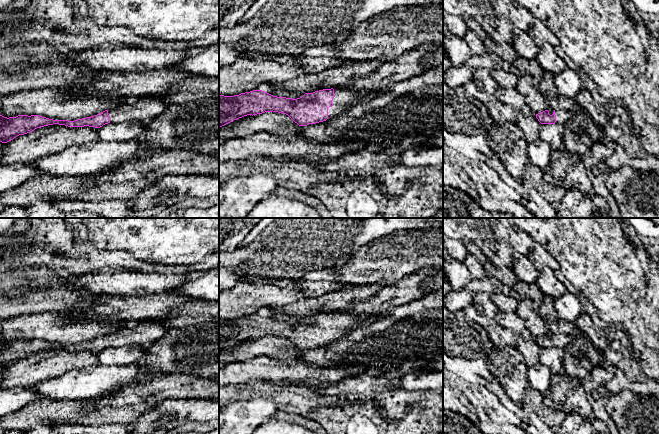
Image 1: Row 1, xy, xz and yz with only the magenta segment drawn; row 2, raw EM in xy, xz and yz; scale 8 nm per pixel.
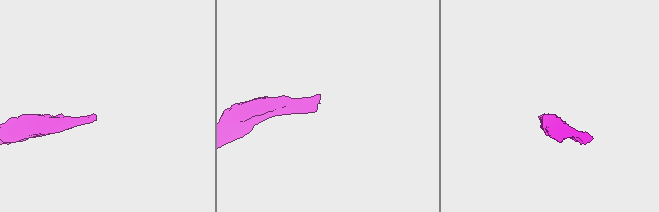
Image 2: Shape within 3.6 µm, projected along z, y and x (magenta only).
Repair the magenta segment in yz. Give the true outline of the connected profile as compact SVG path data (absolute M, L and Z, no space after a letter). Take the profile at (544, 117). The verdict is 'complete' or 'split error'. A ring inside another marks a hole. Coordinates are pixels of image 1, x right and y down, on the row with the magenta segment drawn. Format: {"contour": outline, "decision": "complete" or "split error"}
{"contour": "M548 108L547 110L536 114L536 118L541 124L560 124L563 125L566 123L569 118L572 116L572 113L565 110L554 110Z", "decision": "split error"}

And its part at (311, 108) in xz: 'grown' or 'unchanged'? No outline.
grown

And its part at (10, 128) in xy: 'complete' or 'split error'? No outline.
split error

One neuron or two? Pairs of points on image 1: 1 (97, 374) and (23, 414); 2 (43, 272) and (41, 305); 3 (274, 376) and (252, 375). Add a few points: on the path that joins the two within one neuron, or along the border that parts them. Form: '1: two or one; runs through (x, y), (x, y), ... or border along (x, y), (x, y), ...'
1: two; border along (42, 397), (58, 400), (75, 399)
2: two; border along (61, 285), (46, 290), (24, 291), (19, 294)
3: one; runs through (269, 375), (257, 375)

